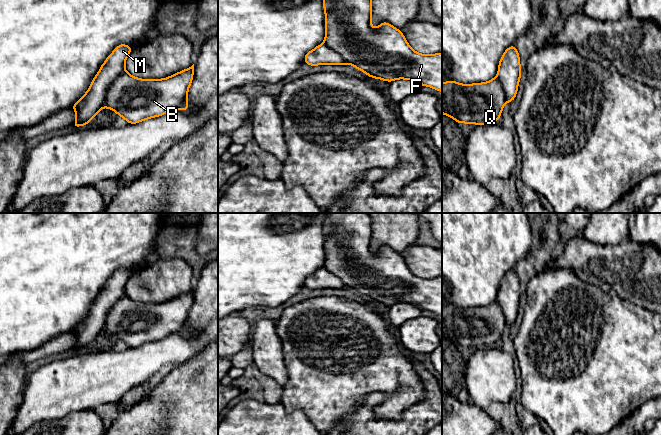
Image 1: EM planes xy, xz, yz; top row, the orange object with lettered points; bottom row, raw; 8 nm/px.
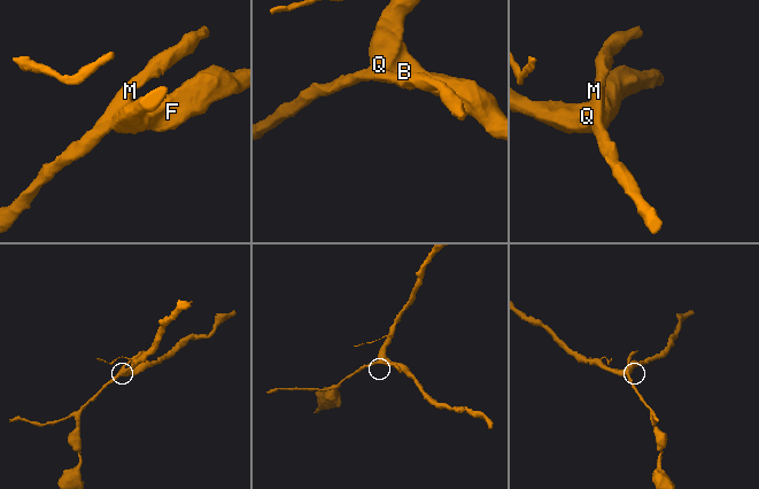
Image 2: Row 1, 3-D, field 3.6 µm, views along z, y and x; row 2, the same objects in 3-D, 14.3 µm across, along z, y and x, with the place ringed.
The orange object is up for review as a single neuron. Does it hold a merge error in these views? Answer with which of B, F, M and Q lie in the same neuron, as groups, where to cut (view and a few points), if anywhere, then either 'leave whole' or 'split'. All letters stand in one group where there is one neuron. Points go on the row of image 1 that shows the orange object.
B F Q / M | xy (125, 70), (112, 82), (102, 106) | split

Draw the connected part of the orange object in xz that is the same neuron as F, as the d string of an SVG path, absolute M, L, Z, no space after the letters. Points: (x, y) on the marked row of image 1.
M323 0L325 11L324 44L339 53L350 64L371 78L392 82L396 79L412 80L421 86L429 86L442 92L442 53L424 55L414 51L403 33L388 22L377 28L371 26L372 0Z

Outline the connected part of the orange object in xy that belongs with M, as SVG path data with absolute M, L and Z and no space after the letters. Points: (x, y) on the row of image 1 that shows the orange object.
M120 44L107 57L93 78L88 91L71 106L76 112L73 128L88 125L91 119L102 109L112 82L126 71L125 61L131 51L131 46Z

